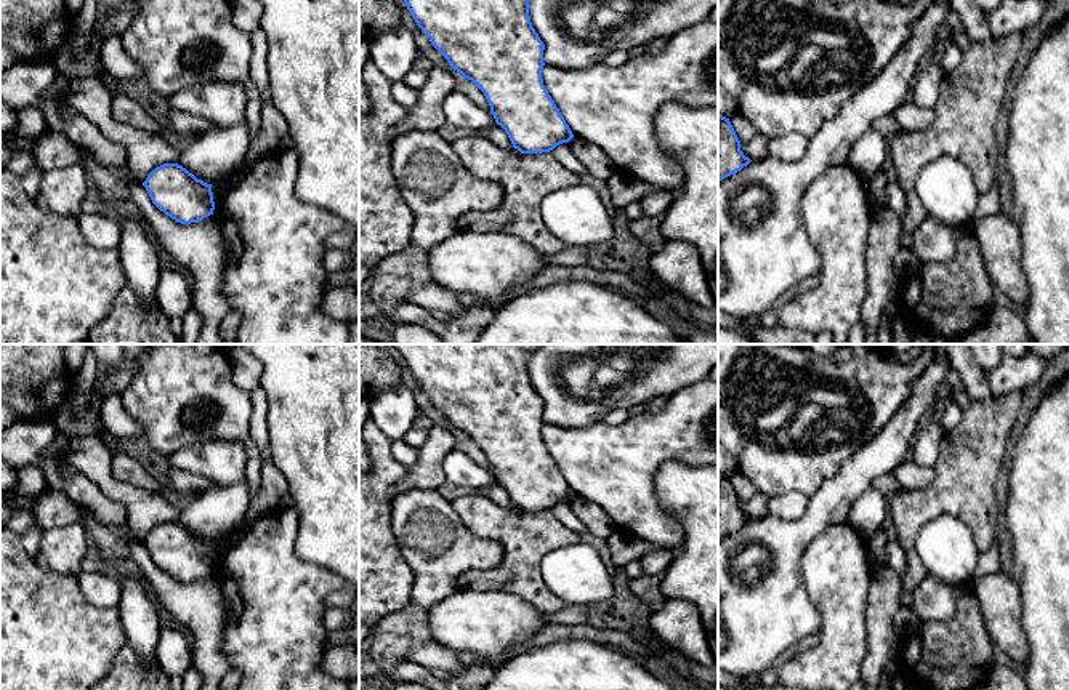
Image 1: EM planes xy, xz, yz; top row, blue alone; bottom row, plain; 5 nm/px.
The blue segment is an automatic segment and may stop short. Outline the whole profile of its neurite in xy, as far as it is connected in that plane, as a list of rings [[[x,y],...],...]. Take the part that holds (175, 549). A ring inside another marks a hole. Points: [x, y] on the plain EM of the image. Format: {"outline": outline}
{"outline": [[[163,522],[143,541],[152,562],[181,583],[199,581],[213,573],[212,543],[197,538],[178,522]]]}

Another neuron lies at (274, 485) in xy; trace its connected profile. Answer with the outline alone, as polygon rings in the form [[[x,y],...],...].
[[[272,459],[263,463],[261,466],[261,487],[258,495],[250,501],[247,507],[244,522],[212,541],[213,560],[216,562],[221,554],[232,544],[240,532],[252,522],[255,522],[264,512],[279,507],[282,496],[288,491],[288,483],[284,474],[276,467]]]

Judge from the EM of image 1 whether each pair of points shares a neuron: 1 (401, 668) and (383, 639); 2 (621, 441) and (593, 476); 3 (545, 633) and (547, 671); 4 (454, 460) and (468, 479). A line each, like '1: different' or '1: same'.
1: different
2: same
3: different
4: same

